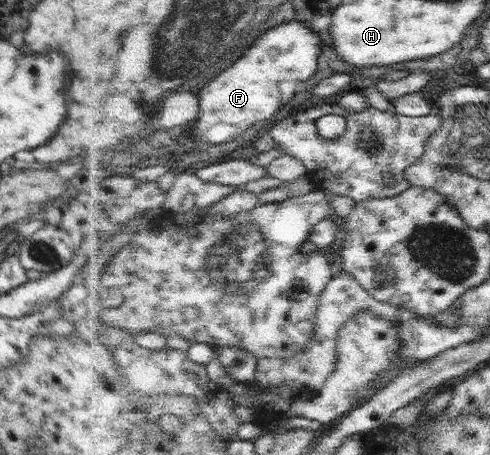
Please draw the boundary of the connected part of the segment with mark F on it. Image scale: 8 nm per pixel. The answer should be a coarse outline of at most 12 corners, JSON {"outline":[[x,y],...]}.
{"outline":[[307,23],[269,29],[203,89],[197,139],[227,143],[317,75]]}

